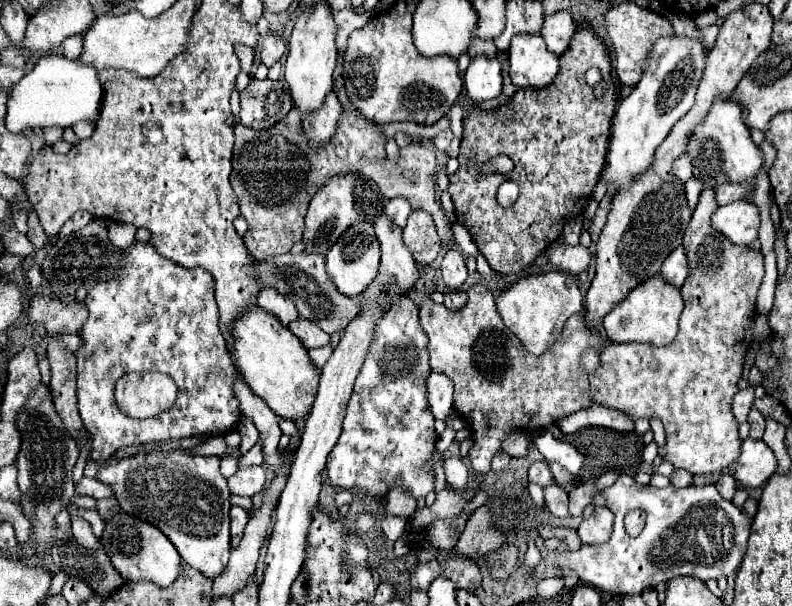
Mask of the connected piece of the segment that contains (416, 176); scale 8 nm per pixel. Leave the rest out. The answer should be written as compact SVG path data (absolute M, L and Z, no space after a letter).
M410 144L404 150L400 150L398 160L396 162L388 162L388 158L384 160L362 160L360 174L372 178L378 188L382 190L382 194L386 198L394 198L394 196L402 196L410 202L412 210L424 210L434 218L434 224L438 228L438 234L442 238L442 244L448 244L452 240L452 218L442 210L442 206L436 200L436 172L438 172L438 160L436 160L436 152L424 144Z

